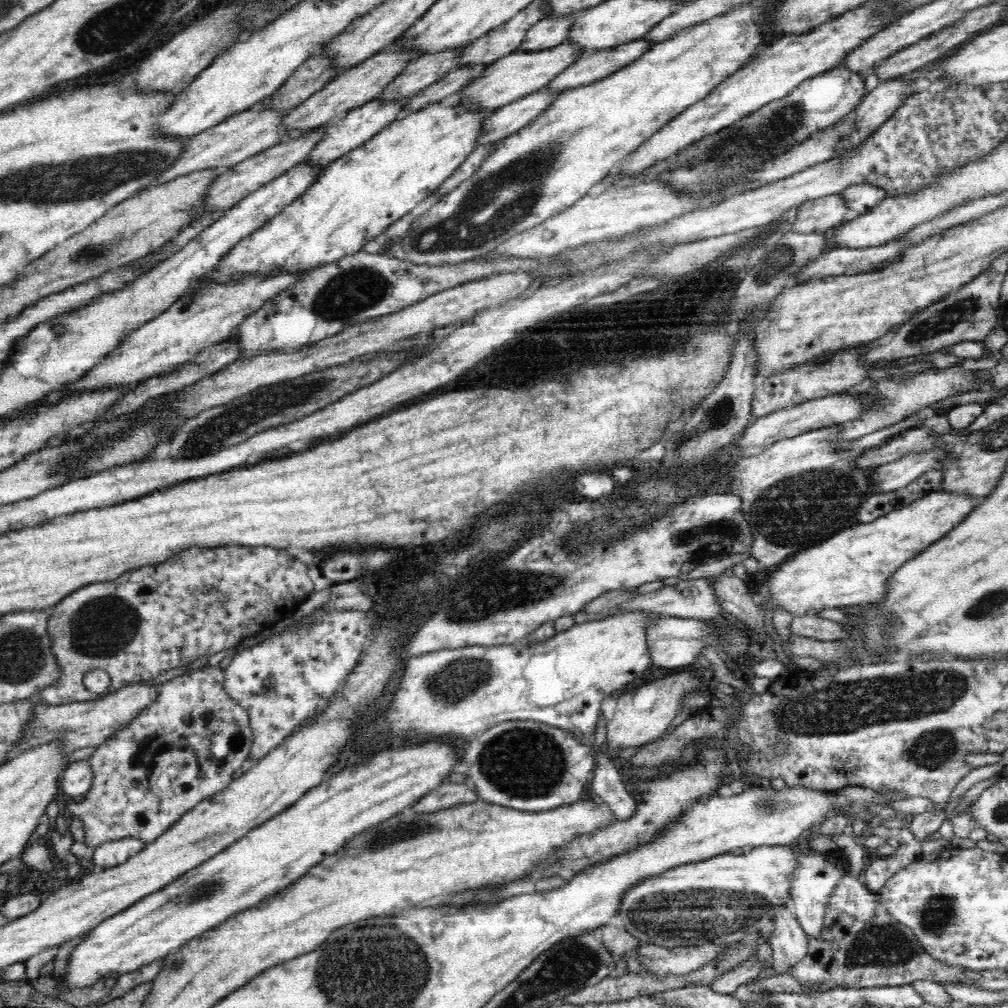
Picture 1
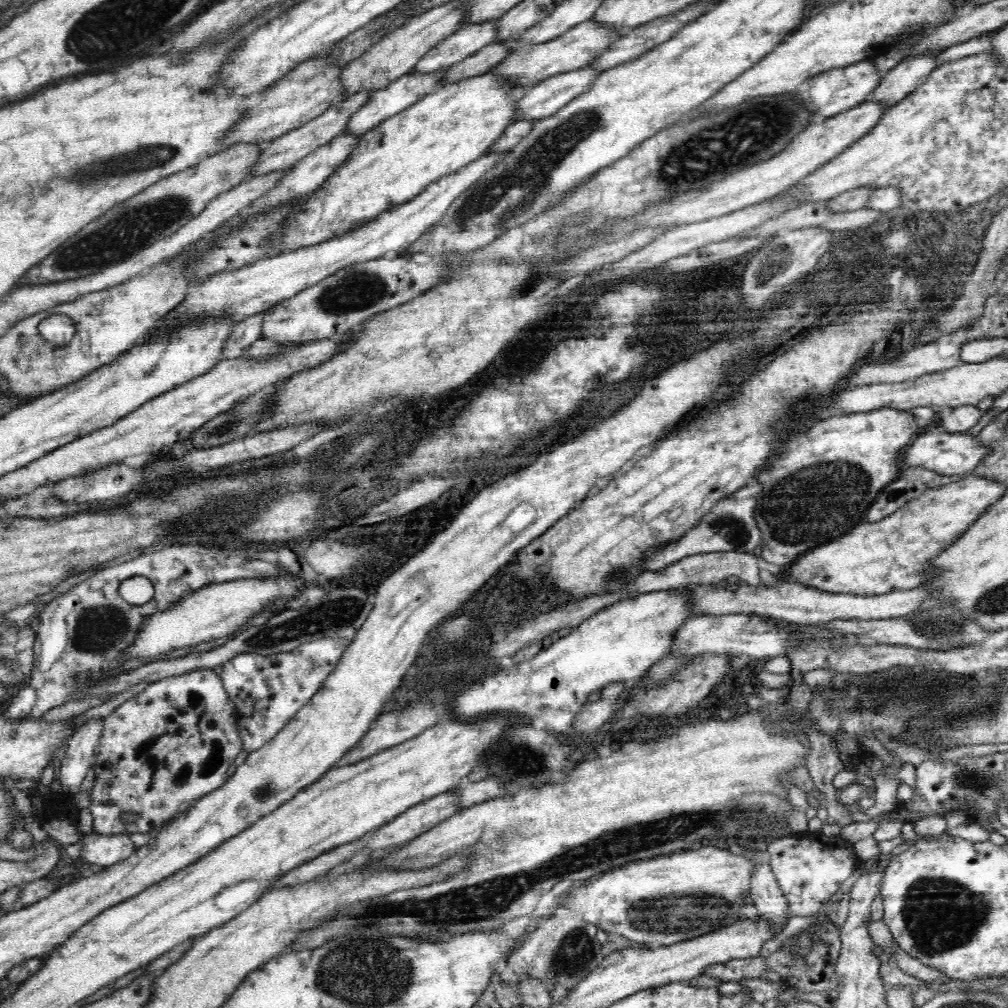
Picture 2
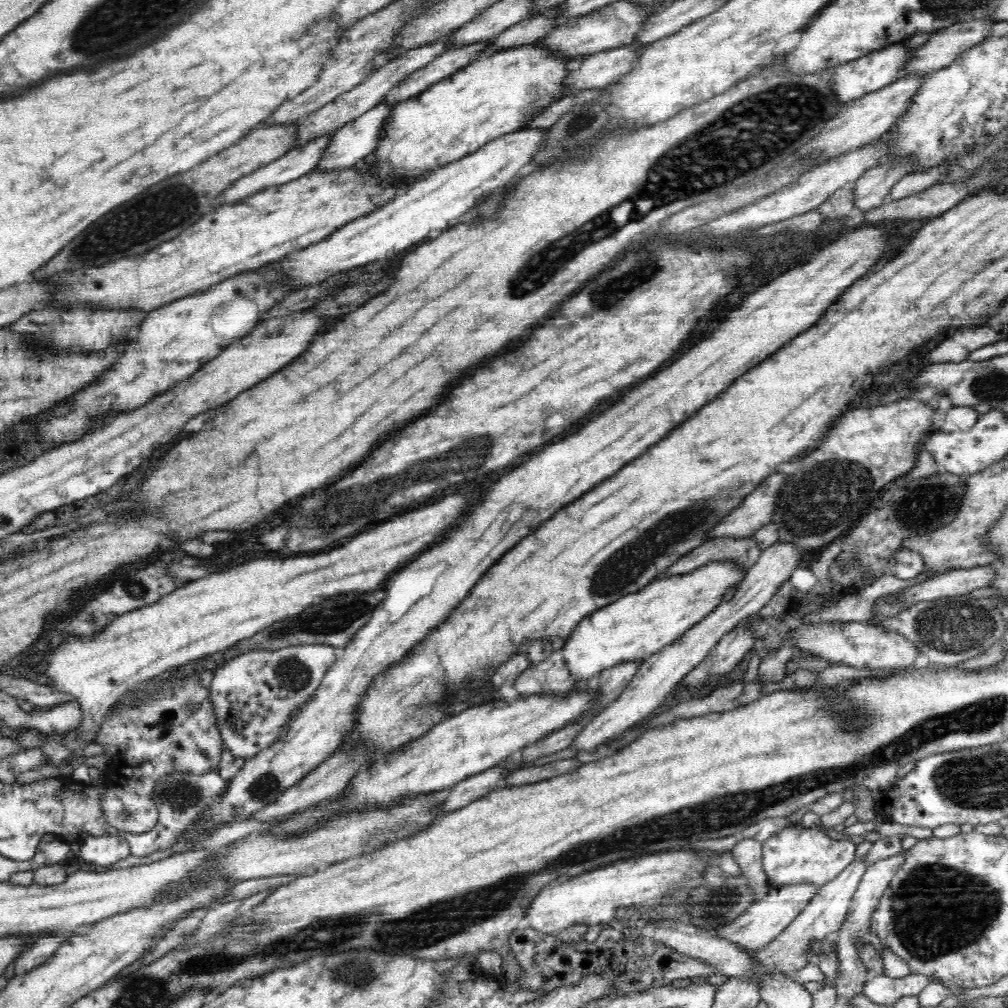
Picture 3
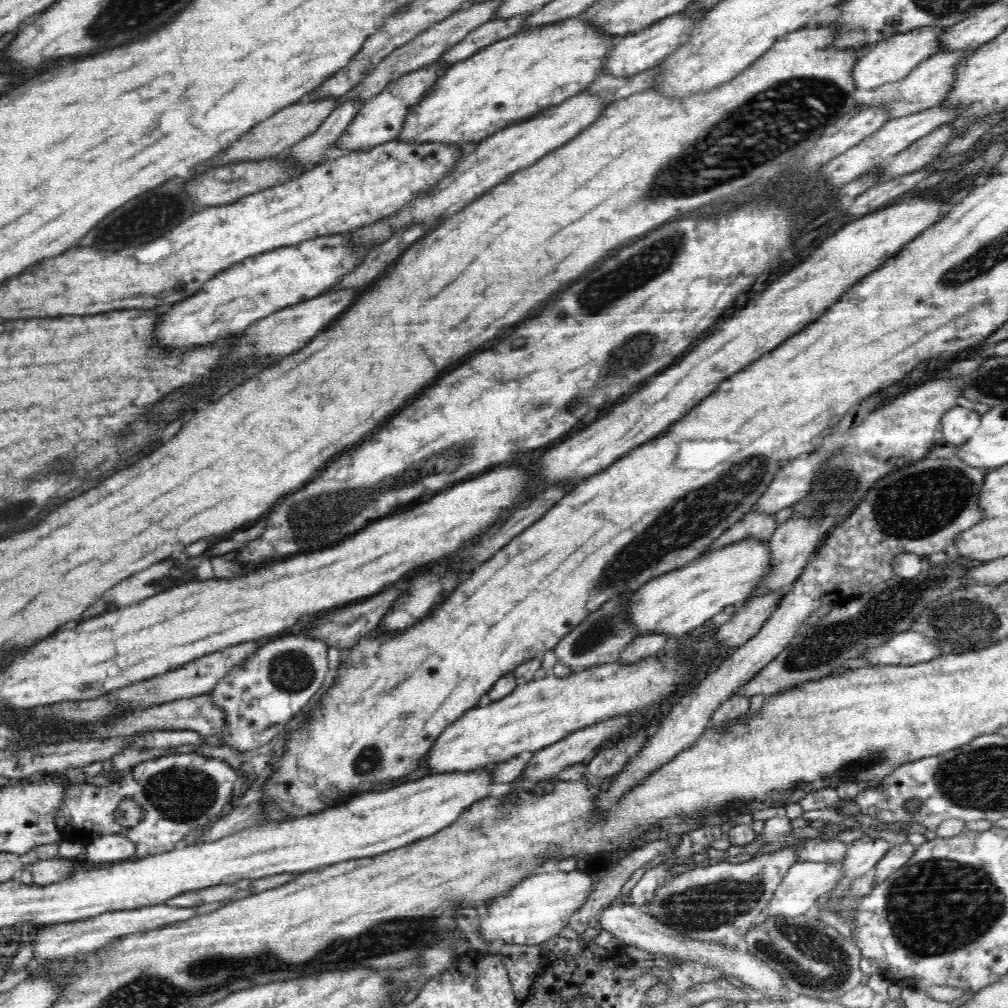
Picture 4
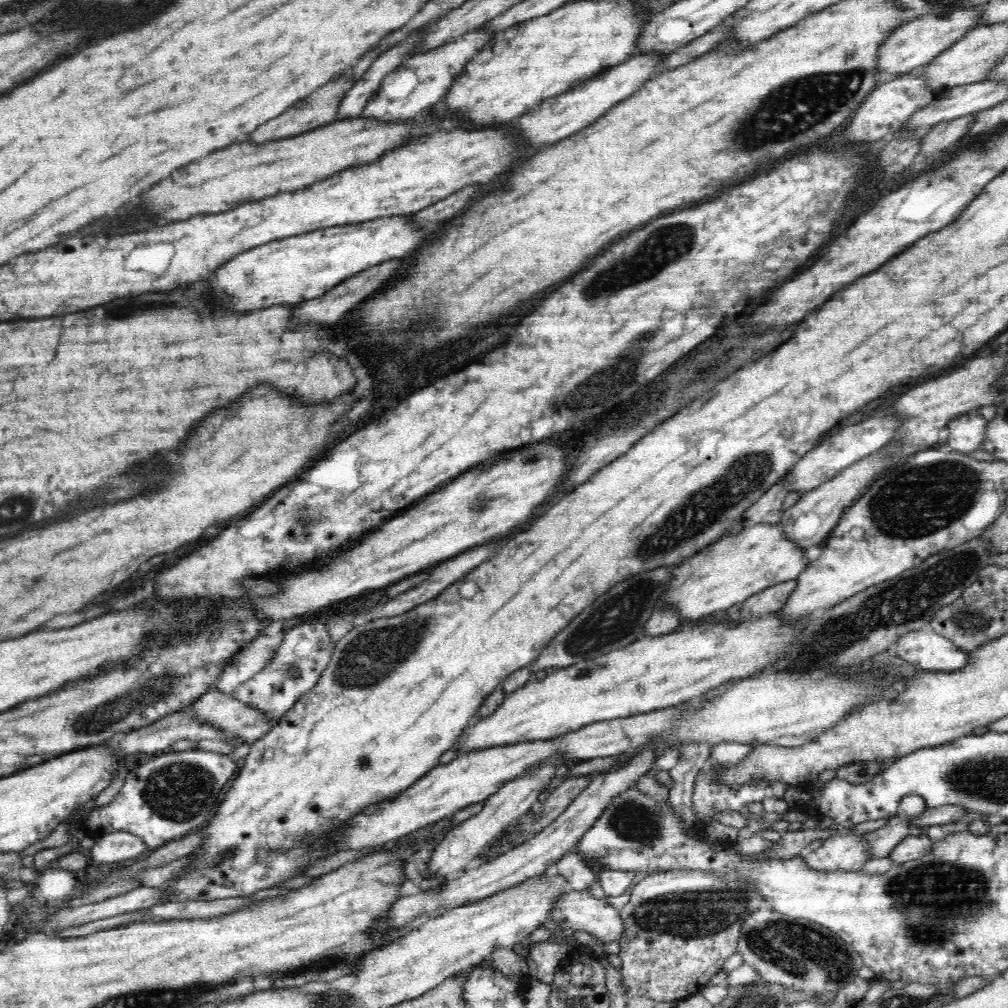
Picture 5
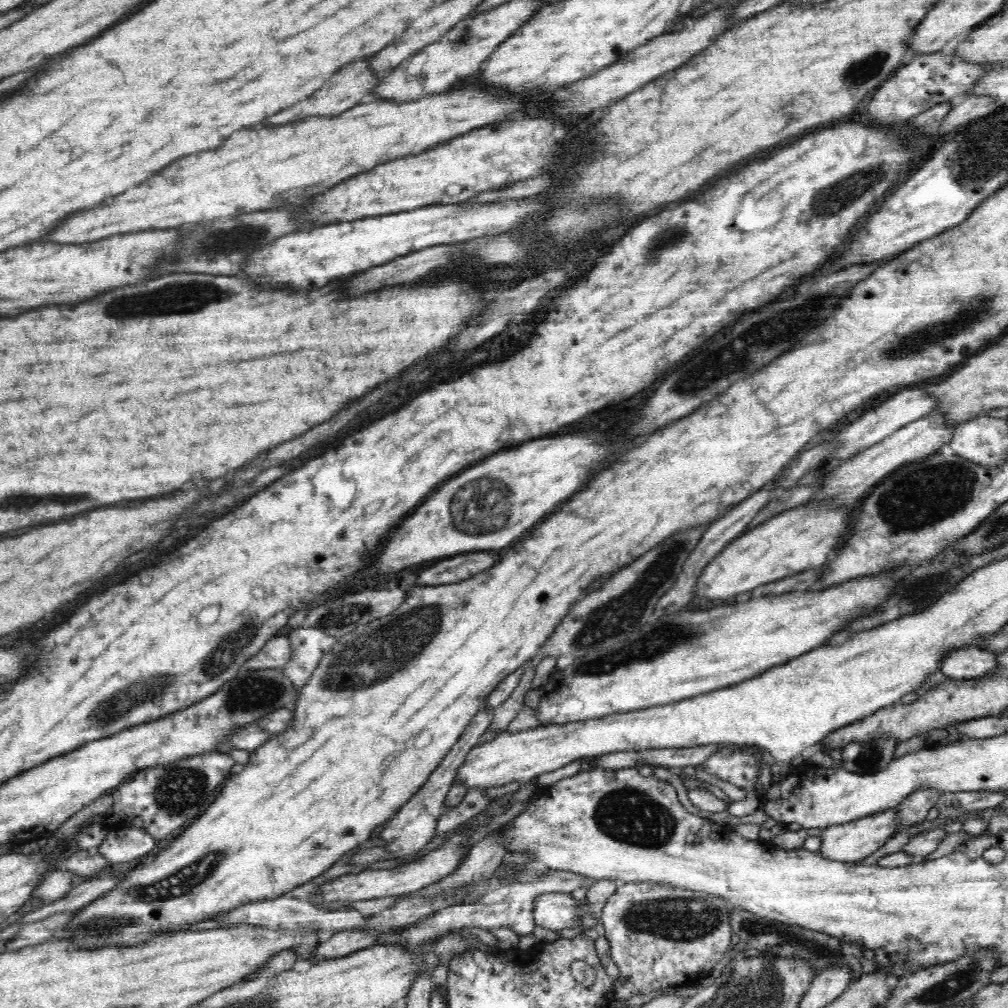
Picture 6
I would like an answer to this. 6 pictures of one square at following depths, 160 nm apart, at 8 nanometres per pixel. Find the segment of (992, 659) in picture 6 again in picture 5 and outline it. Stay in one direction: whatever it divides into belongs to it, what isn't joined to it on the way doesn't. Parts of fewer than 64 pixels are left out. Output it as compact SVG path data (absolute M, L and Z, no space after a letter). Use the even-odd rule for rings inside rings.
M927 628L908 632L898 639L892 653L926 671L954 672L970 660L969 652L957 649L952 640Z

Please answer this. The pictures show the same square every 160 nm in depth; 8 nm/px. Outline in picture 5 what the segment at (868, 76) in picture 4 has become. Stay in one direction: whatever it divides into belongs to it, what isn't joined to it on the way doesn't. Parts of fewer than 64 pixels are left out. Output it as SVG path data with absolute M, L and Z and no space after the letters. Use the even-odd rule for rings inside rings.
M966 7L941 14L924 14L910 24L898 28L880 48L878 48L878 74L888 72L900 76L932 62L941 52L948 50L960 37L964 36L981 20L982 10Z

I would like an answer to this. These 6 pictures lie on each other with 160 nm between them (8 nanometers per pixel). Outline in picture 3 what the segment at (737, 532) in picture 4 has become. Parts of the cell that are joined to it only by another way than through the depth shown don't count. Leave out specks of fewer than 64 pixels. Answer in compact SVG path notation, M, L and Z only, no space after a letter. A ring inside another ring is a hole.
M754 535L708 539L692 552L688 552L686 556L682 556L666 572L662 572L660 577L686 574L712 561L734 561L746 571L758 562L762 551Z

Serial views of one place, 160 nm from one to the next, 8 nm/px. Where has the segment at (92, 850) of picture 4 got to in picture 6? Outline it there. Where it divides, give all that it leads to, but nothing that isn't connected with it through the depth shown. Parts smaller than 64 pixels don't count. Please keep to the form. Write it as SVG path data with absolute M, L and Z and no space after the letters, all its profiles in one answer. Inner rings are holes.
M114 828L106 834L106 839L98 848L109 864L120 864L147 856L154 850L156 842L142 828Z

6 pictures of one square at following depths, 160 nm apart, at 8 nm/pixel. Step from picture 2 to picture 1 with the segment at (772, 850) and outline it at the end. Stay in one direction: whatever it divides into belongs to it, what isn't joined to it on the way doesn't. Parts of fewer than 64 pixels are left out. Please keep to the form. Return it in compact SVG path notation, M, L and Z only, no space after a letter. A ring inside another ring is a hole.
M807 845L807 850L800 852L798 856L798 866L792 880L791 899L796 905L797 920L810 938L818 937L822 932L828 898L832 896L836 886L850 873L849 861L843 855L836 847L813 848Z

